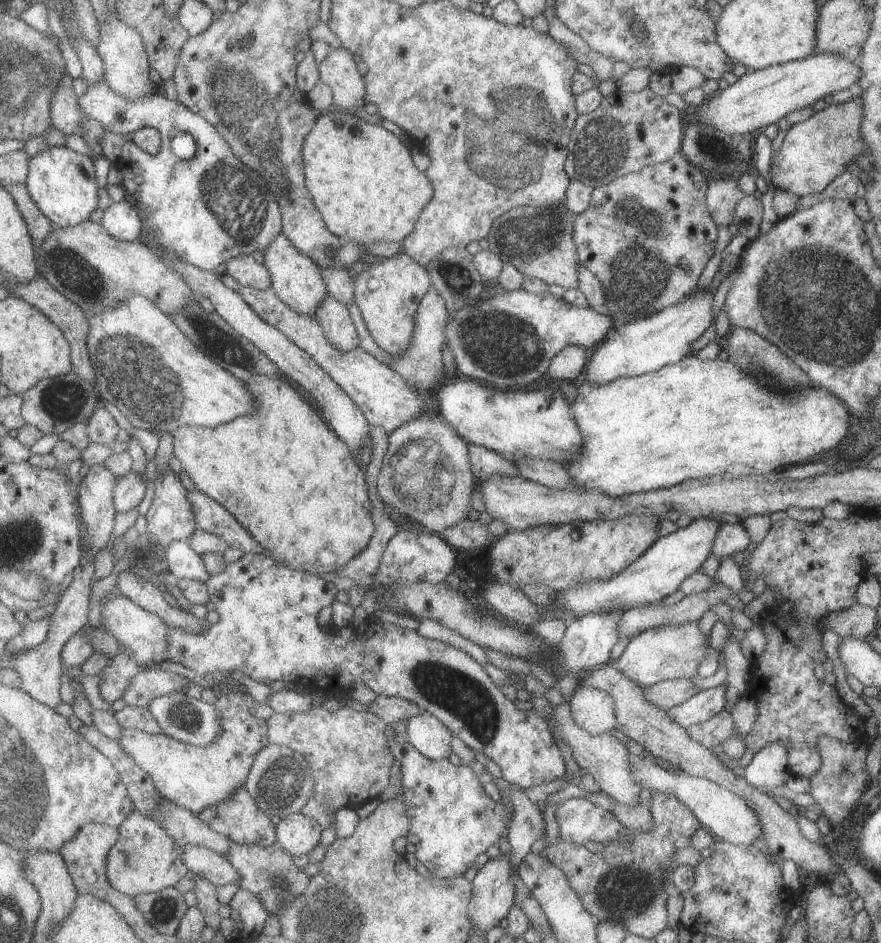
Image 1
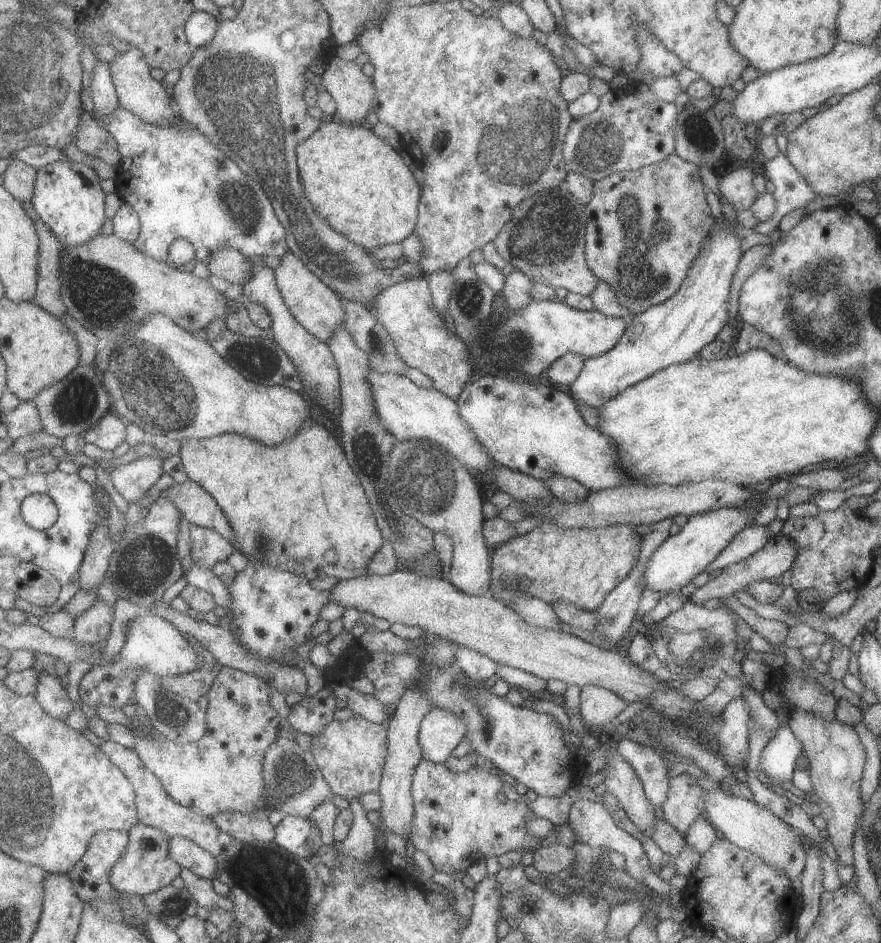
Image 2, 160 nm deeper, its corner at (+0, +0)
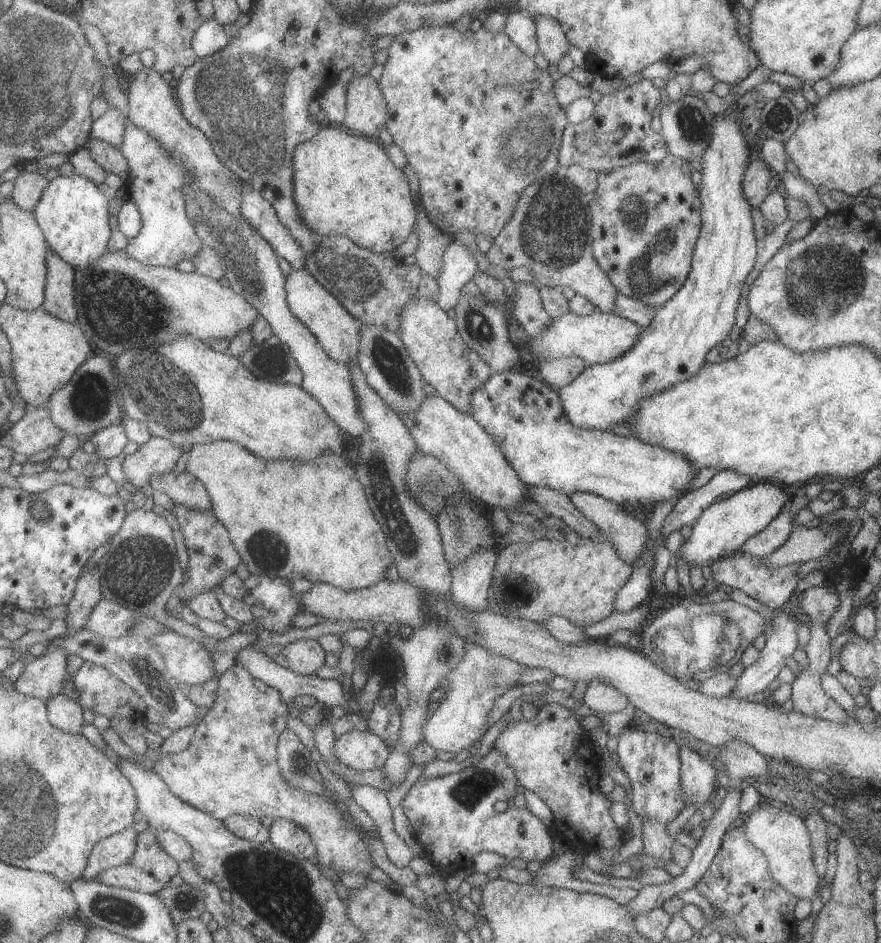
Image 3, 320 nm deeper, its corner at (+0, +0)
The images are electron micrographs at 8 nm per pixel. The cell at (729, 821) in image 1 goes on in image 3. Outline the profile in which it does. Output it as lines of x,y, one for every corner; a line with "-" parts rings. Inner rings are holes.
762,803
759,808
742,817
739,823
746,832
748,842
769,860
769,870
775,882
796,896
798,901
812,901
818,896
818,886
822,886
822,880
816,874
803,815
796,813
793,808
778,810
774,805

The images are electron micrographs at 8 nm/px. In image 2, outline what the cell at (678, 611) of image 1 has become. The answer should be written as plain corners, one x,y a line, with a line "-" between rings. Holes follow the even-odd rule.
779,533
773,536
771,540
768,540
766,546
760,548
754,555
728,566
720,576
711,578
702,588
695,588
689,599
692,600
694,604
701,605
703,605
705,601
714,598
723,601
726,600
726,598
730,598
730,596
736,596
737,592
744,590
744,588
746,588
748,584
752,584
752,582
770,579
779,580
783,574
792,567
792,564
794,564
796,554
798,554
798,546
794,546
792,538
788,538
788,536

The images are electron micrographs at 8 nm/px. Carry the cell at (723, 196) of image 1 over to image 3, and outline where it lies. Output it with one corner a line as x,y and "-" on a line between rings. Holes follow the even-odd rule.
759,156
753,157
749,162
743,180
743,191
753,208
759,208
770,194
768,188
773,175
772,170

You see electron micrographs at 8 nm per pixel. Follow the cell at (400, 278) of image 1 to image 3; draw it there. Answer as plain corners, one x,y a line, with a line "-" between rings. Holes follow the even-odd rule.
414,297
400,313
398,334
425,382
460,412
472,415
473,392
488,382
492,369
463,341
455,319
451,318
438,302

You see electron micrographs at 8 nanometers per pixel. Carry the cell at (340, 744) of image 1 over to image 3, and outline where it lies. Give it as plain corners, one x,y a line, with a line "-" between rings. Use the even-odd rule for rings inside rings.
352,730
335,739
335,753
350,768
357,771
380,768
388,760
387,744
369,730

